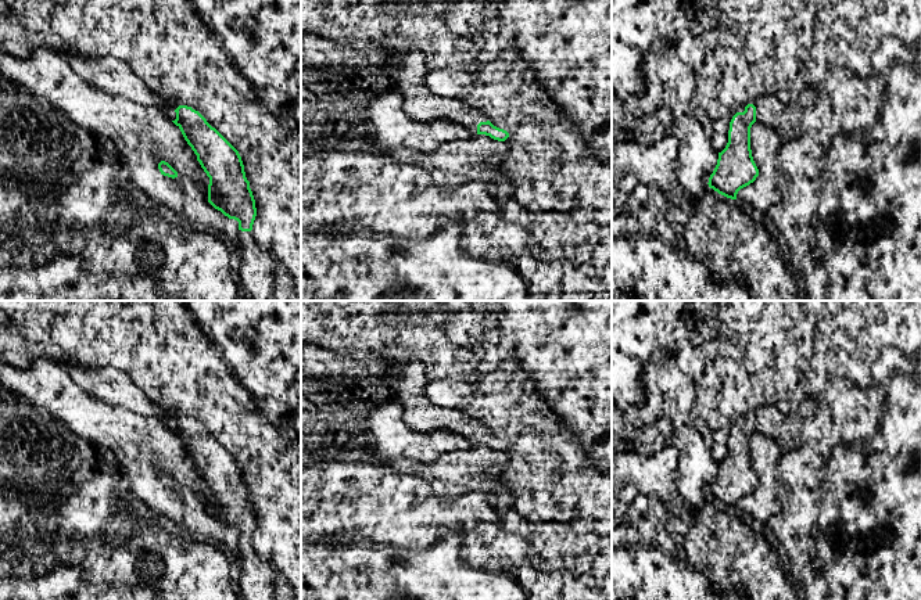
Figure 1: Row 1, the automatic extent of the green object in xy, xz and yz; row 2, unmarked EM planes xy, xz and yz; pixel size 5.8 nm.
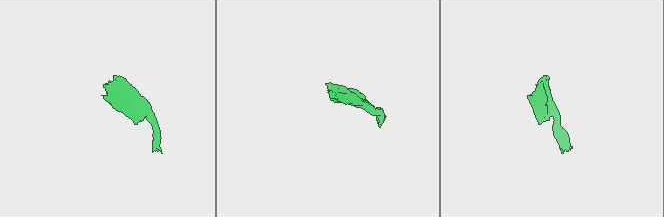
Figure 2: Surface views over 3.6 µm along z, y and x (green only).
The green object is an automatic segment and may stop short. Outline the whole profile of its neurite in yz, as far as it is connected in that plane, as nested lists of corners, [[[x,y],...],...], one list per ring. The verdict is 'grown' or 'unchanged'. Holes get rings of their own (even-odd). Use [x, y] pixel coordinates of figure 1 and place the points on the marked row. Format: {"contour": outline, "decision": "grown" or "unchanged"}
{"contour": [[[749,101],[735,111],[730,122],[728,143],[718,152],[717,165],[709,177],[709,187],[731,200],[737,200],[738,191],[759,176],[750,150],[750,127],[756,122],[755,105],[755,101]]], "decision": "grown"}

